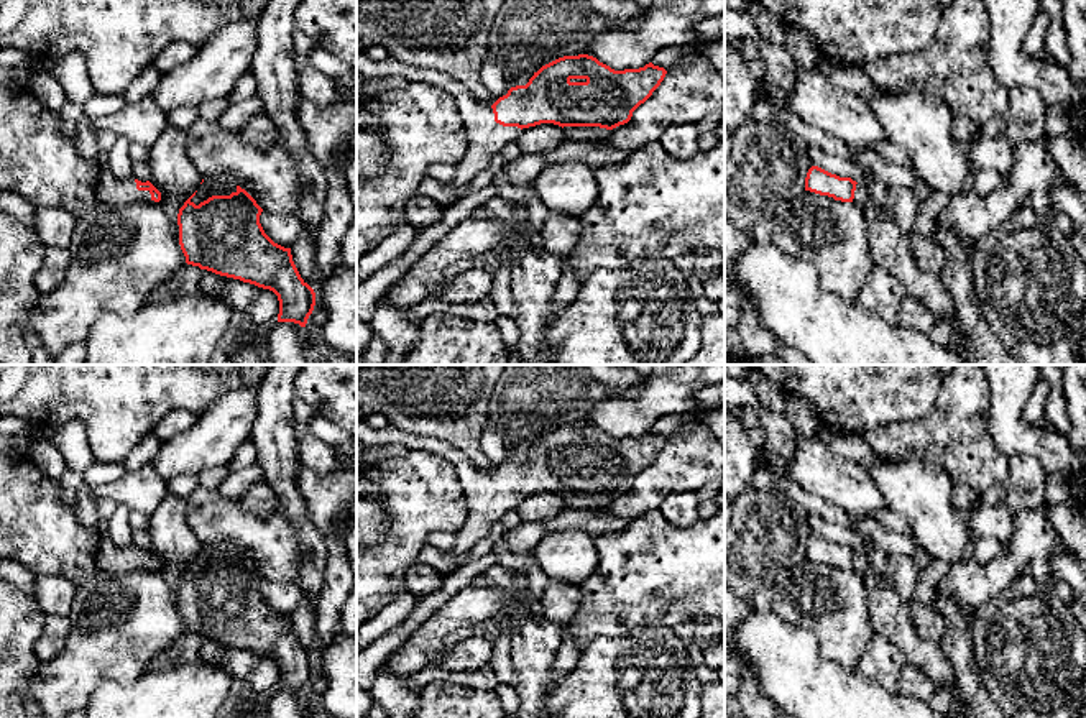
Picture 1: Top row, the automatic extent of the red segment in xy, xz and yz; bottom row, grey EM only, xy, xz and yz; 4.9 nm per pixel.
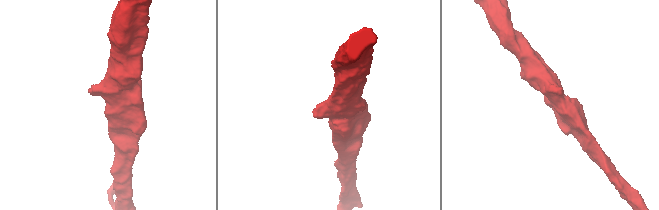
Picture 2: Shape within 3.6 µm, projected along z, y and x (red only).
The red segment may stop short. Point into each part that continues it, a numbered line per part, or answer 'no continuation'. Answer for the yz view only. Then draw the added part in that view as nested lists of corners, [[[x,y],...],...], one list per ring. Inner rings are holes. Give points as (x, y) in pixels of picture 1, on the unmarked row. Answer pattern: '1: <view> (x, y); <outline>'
1: yz (861, 562); [[[858,550],[853,570],[856,570],[858,573],[863,575],[866,572],[867,565],[869,565],[869,559],[866,557],[866,554],[863,550]]]

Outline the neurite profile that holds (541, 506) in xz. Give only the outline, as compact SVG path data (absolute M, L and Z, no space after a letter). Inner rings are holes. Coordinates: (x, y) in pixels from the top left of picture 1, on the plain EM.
M541 491L522 496L516 511L522 522L547 521L565 508L564 496L554 491Z

